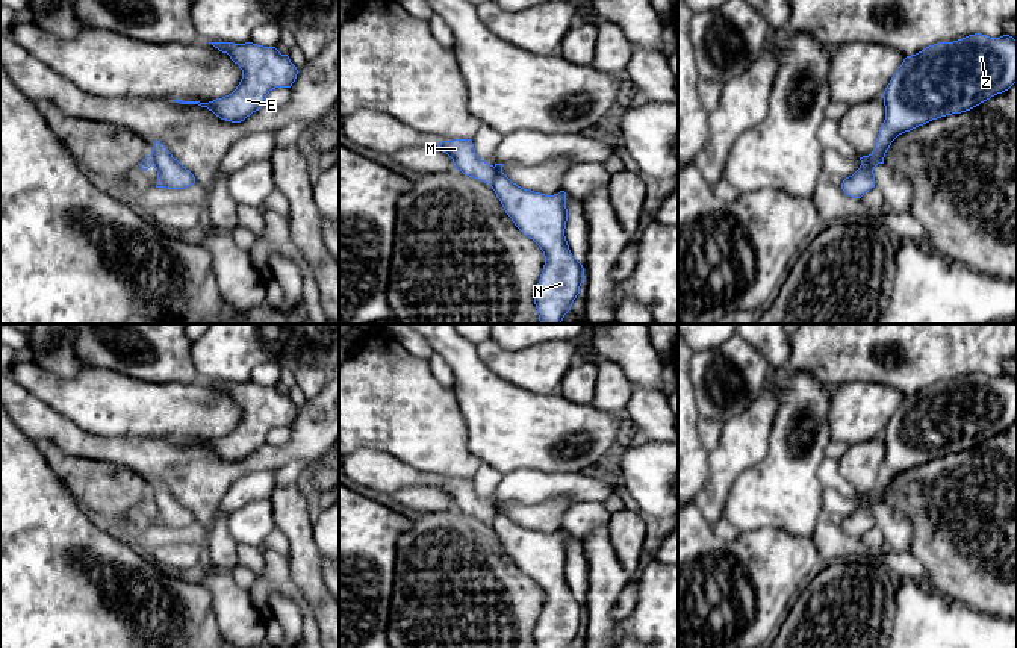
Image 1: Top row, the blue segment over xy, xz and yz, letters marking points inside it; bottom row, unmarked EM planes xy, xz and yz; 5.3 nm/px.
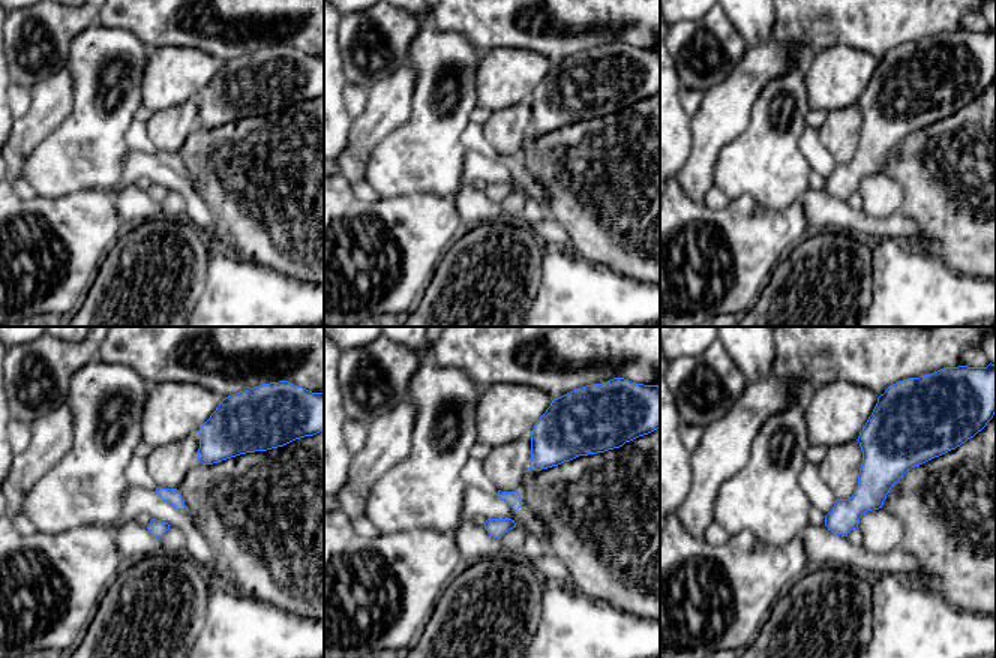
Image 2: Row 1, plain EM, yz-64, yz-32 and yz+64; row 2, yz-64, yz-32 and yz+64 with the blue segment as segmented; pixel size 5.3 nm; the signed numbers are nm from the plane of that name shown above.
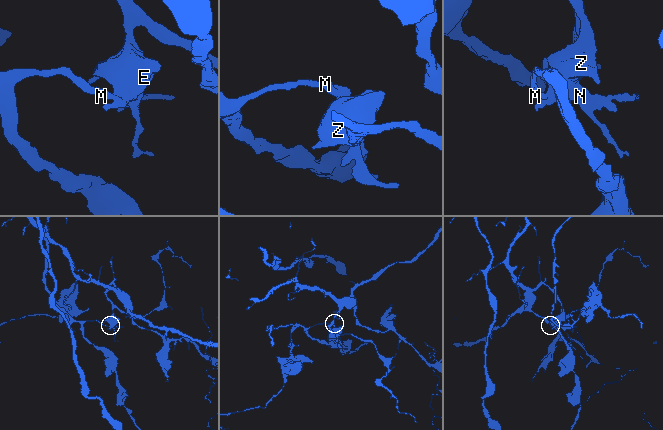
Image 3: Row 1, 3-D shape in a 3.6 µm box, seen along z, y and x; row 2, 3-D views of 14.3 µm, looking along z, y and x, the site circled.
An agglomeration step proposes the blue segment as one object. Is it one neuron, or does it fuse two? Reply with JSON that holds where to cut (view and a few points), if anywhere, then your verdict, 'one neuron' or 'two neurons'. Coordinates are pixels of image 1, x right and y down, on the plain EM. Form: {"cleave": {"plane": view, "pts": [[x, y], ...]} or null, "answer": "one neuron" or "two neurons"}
{"cleave": {"plane": "xz", "pts": [[495, 506], [495, 515], [489, 523]]}, "answer": "two neurons"}

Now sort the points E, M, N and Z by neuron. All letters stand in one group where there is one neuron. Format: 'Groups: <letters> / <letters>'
Groups: E N Z / M

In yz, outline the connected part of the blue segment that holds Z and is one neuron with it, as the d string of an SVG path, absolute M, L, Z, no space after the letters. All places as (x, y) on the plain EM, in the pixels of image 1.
M975 372L953 382L938 382L907 395L882 436L885 459L872 500L841 522L852 537L875 527L873 509L884 503L891 481L932 459L970 450L1017 421L1017 380L1003 374Z

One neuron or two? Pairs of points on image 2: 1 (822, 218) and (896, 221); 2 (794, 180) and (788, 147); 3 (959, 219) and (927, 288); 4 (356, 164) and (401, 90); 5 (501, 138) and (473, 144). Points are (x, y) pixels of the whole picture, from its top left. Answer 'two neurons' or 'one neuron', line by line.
1: one neuron
2: one neuron
3: two neurons
4: one neuron
5: two neurons

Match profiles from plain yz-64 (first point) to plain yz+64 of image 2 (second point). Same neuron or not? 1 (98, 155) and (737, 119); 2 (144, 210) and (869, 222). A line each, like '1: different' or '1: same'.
1: different
2: same

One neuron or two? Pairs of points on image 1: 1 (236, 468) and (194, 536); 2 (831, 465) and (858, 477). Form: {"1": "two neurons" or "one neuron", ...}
{"1": "two neurons", "2": "two neurons"}

